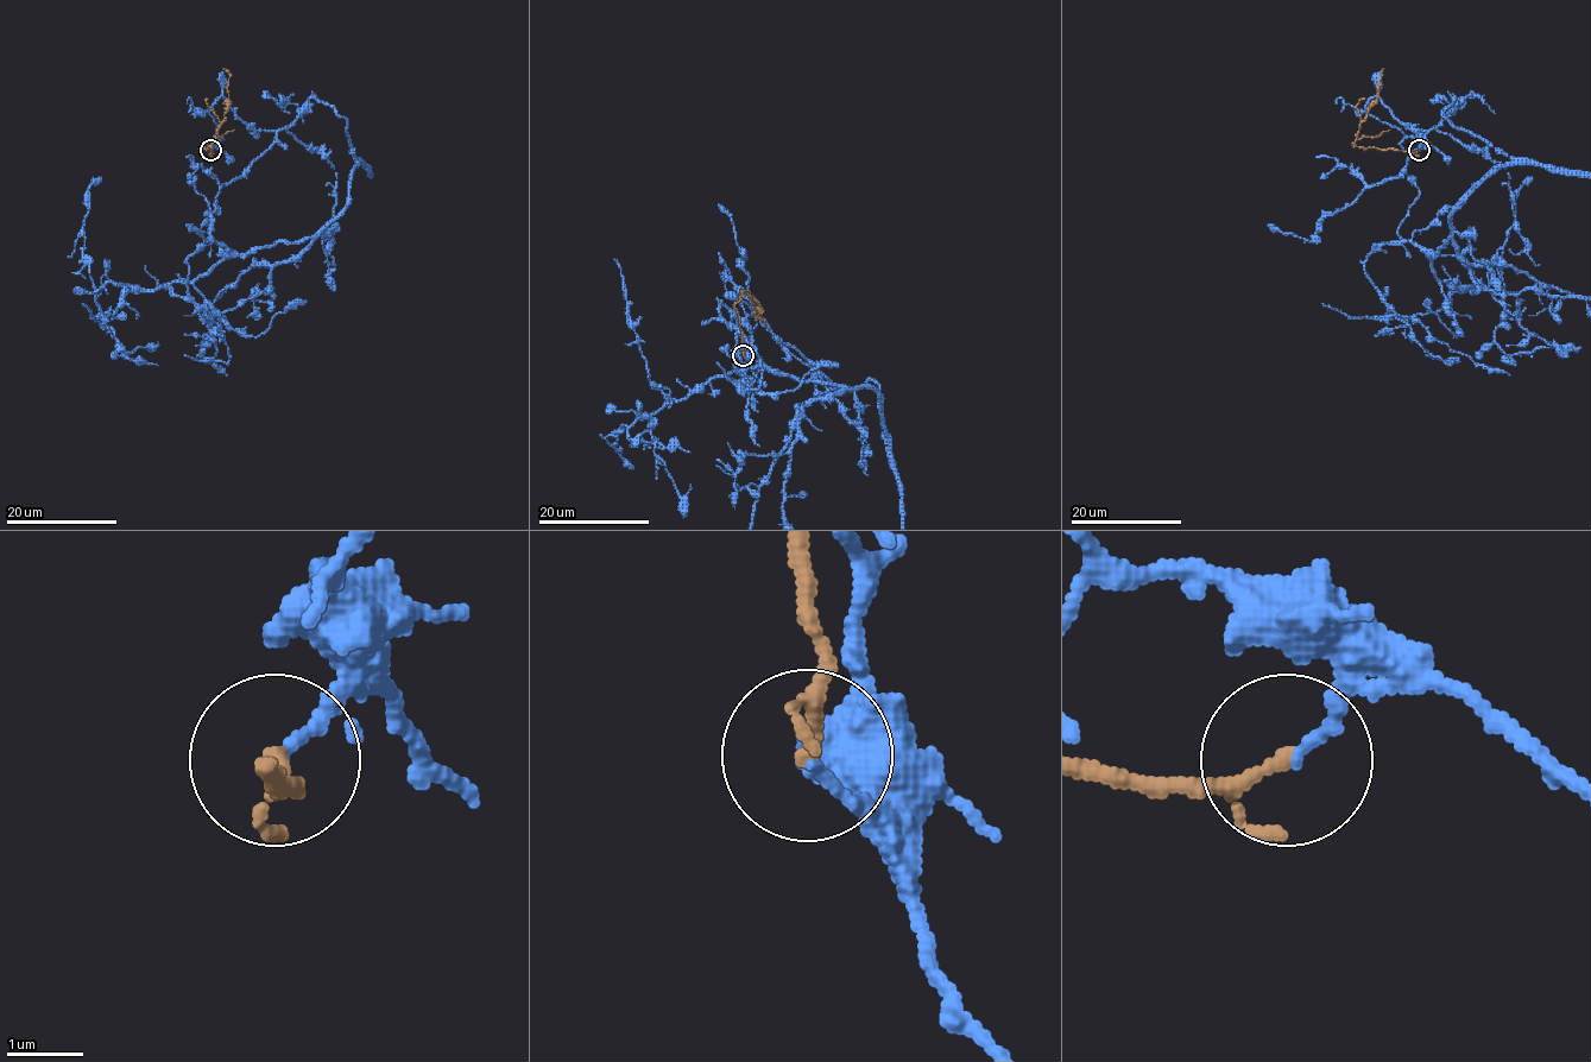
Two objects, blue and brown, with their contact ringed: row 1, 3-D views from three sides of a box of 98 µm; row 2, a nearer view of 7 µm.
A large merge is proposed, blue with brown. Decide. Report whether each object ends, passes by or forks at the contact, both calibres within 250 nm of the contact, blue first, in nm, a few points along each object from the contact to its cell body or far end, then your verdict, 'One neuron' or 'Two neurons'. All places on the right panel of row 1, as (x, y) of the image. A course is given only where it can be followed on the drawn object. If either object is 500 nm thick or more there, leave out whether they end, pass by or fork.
At the ring blue ends. At the ring brown passes by. Thickness 150 nm (blue) against 150 nm. Course of blue: (1420, 151), (1365, 103), (1454, 98), (1510, 156), (1452, 214), (1482, 288). Course of brown: (1419, 151), (1363, 147), (1353, 144), (1368, 107), (1377, 98), (1384, 69). Two neurons

